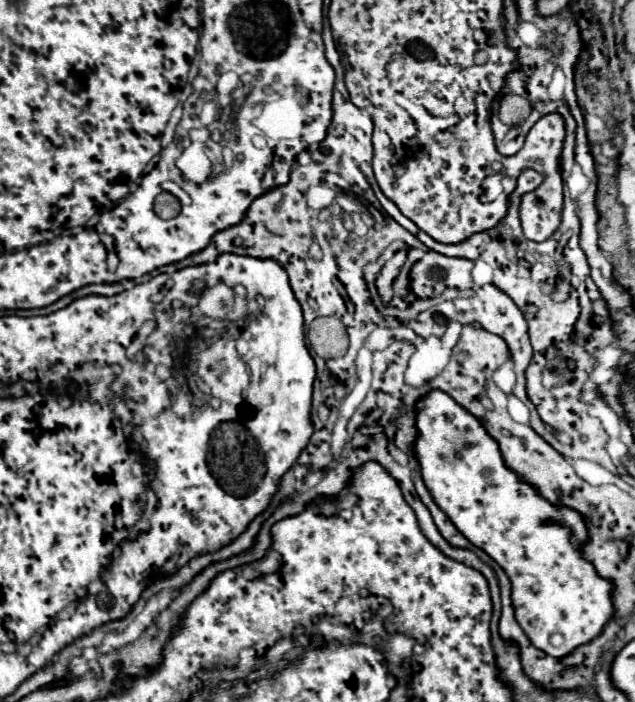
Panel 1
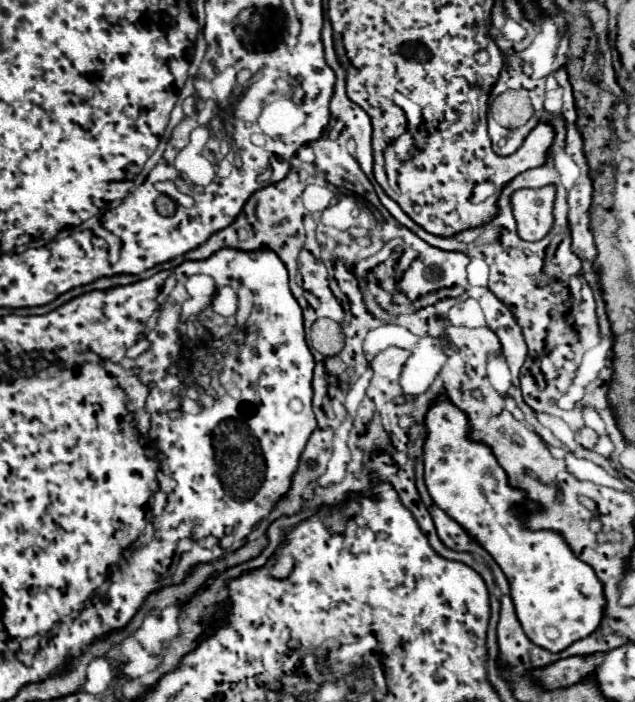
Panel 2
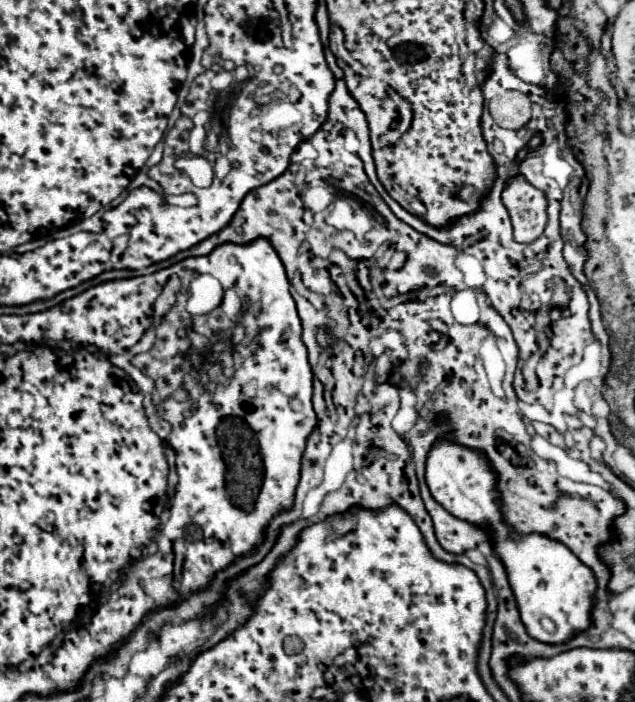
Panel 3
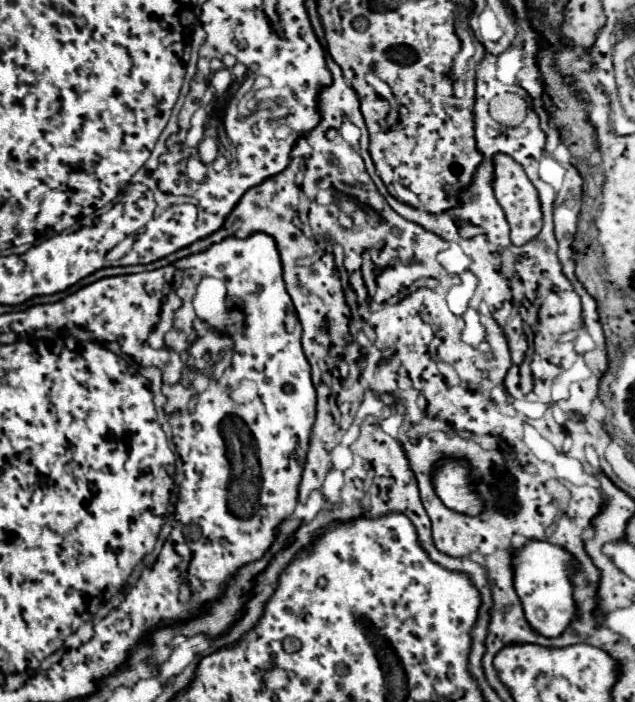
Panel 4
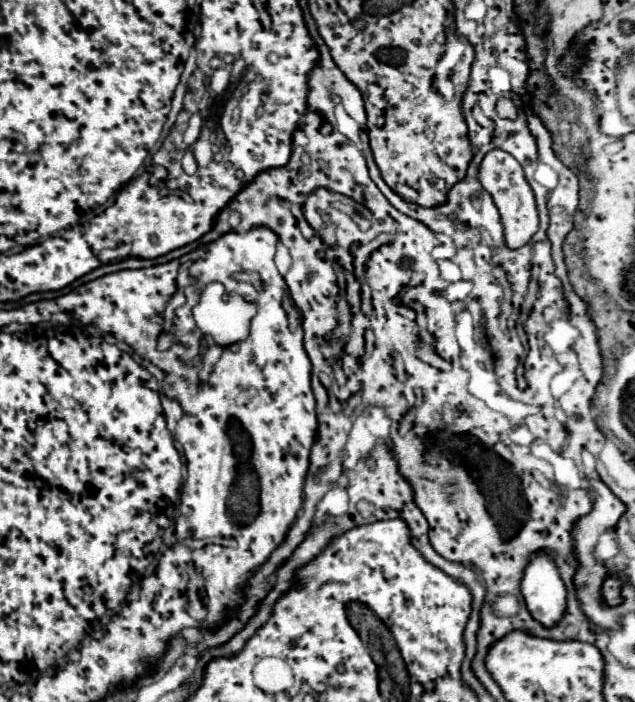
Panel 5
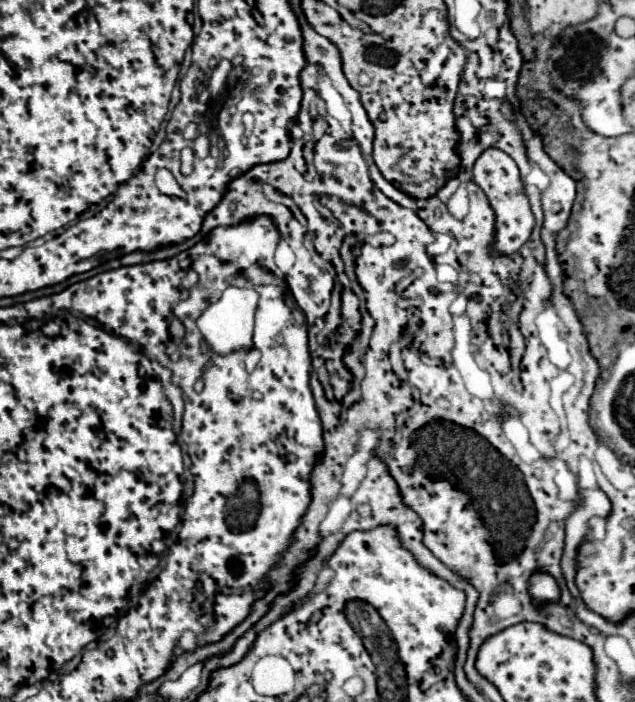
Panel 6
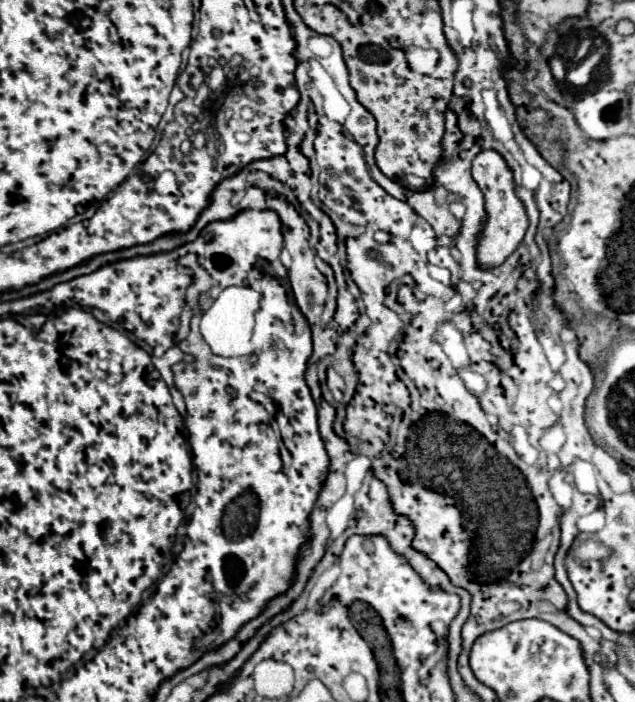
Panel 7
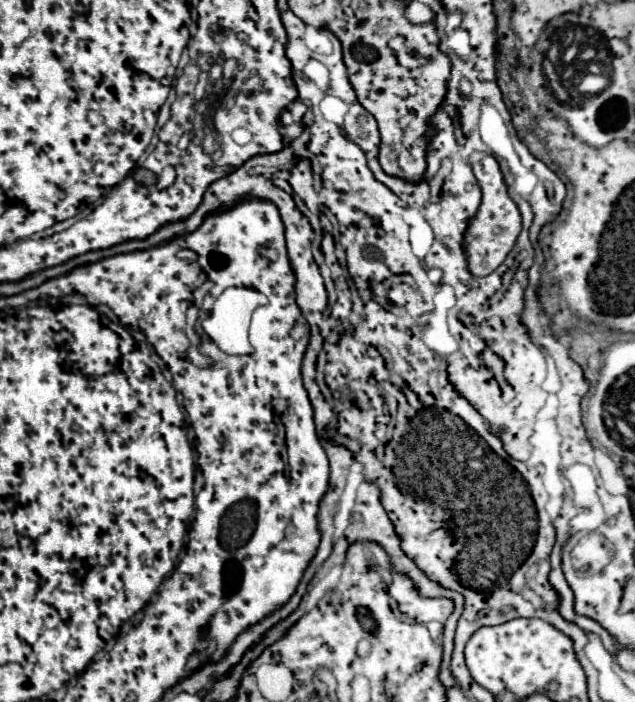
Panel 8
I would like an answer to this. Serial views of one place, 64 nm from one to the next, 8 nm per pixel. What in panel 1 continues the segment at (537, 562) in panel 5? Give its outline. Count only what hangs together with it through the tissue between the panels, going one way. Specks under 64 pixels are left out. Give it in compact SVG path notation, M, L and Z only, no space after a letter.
M432 390L426 396L422 396L416 402L416 440L414 440L414 456L422 468L422 478L426 488L430 490L432 498L436 500L436 504L446 512L446 516L452 520L452 524L456 524L456 528L478 548L482 548L492 560L496 560L504 572L508 574L510 582L512 582L512 602L516 608L516 622L524 628L526 636L532 640L532 644L536 644L536 648L540 648L542 652L546 652L548 656L568 656L568 652L572 652L572 648L578 648L580 644L588 644L588 640L594 640L596 636L600 636L600 632L604 630L604 624L608 624L608 620L612 618L612 584L608 584L608 580L604 580L596 568L592 568L592 564L588 564L588 560L584 560L584 556L580 556L580 544L584 544L584 540L588 540L588 524L584 524L584 516L580 516L580 512L576 512L574 508L562 506L562 504L552 504L548 500L544 500L540 496L540 492L536 492L536 488L532 488L532 484L520 480L520 476L516 472L512 472L502 458L500 446L496 444L496 440L492 436L488 436L486 428L480 424L480 420L476 420L466 408L462 408L454 398L450 398L446 392L442 390Z

